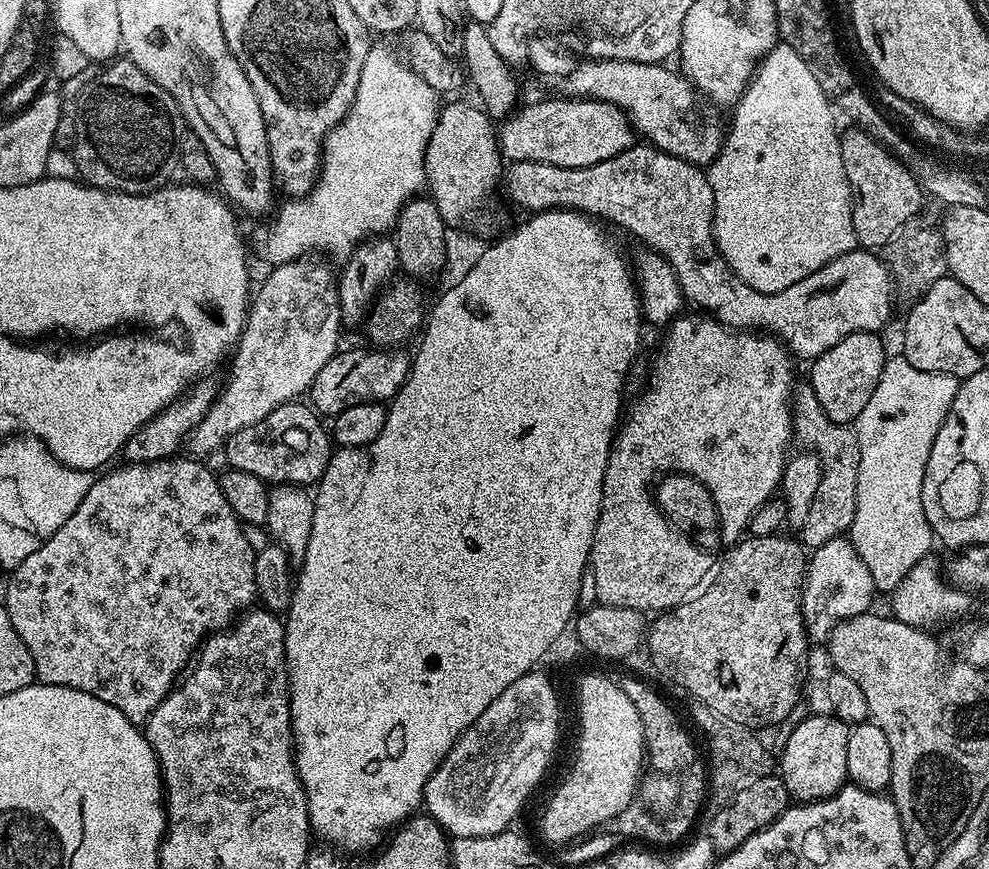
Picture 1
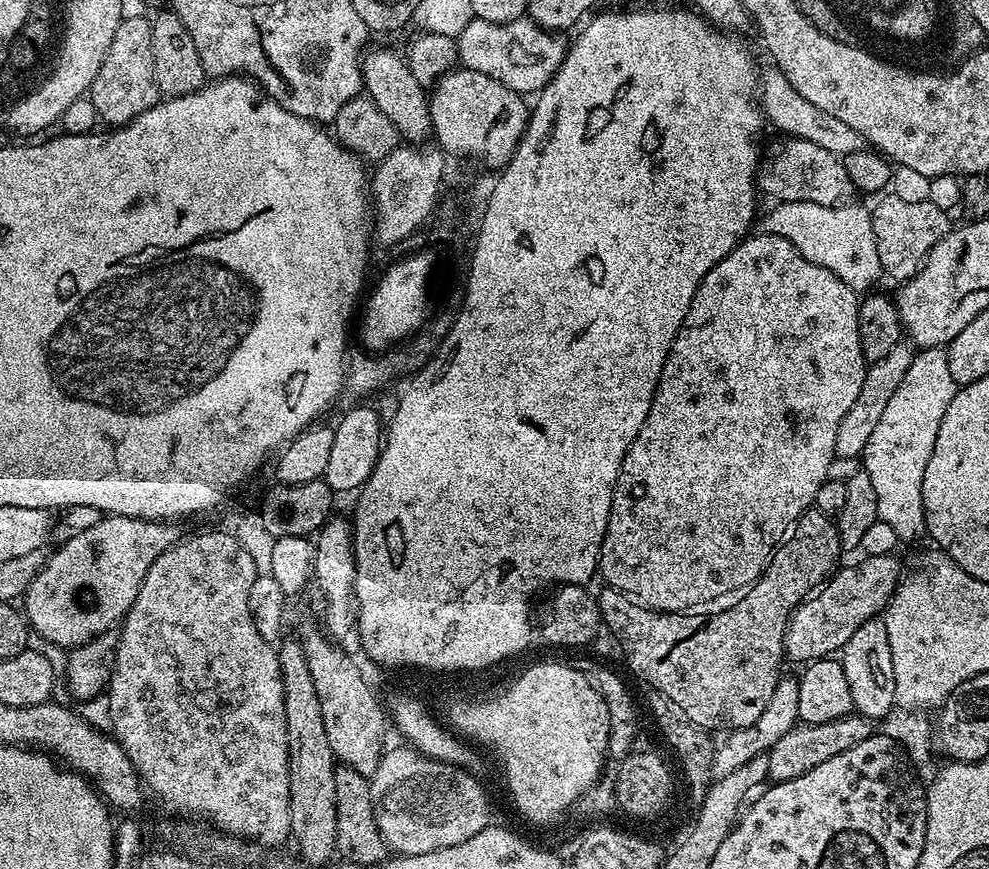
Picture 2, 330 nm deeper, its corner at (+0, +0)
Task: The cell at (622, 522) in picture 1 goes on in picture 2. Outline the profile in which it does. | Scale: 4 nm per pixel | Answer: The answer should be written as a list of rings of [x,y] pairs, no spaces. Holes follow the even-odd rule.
[[[767,230],[755,232],[753,231],[745,236],[734,250],[730,250],[730,254],[726,254],[726,258],[722,258],[708,271],[706,278],[702,278],[702,282],[690,302],[690,310],[686,314],[684,325],[678,330],[678,334],[668,351],[666,362],[662,366],[662,374],[656,387],[656,397],[650,406],[650,414],[646,418],[646,422],[642,422],[642,430],[638,430],[638,438],[634,438],[634,442],[626,450],[626,458],[622,462],[616,485],[612,491],[613,498],[610,514],[608,515],[608,529],[600,547],[599,575],[603,576],[607,587],[628,589],[628,592],[635,593],[635,597],[638,598],[639,602],[643,602],[645,605],[655,605],[655,608],[688,608],[692,606],[720,610],[744,597],[752,588],[752,583],[764,573],[764,567],[777,545],[788,539],[790,531],[796,527],[797,520],[815,505],[818,490],[821,488],[822,482],[829,480],[828,471],[832,461],[837,458],[838,426],[842,426],[842,418],[846,418],[846,410],[850,410],[850,406],[854,406],[854,398],[858,398],[858,393],[862,390],[866,361],[862,354],[862,344],[858,334],[861,297],[858,295],[857,289],[852,288],[846,282],[842,282],[842,278],[838,278],[838,274],[830,274],[830,270],[826,270],[809,260],[804,260],[802,254],[798,254],[798,250],[786,238]]]

